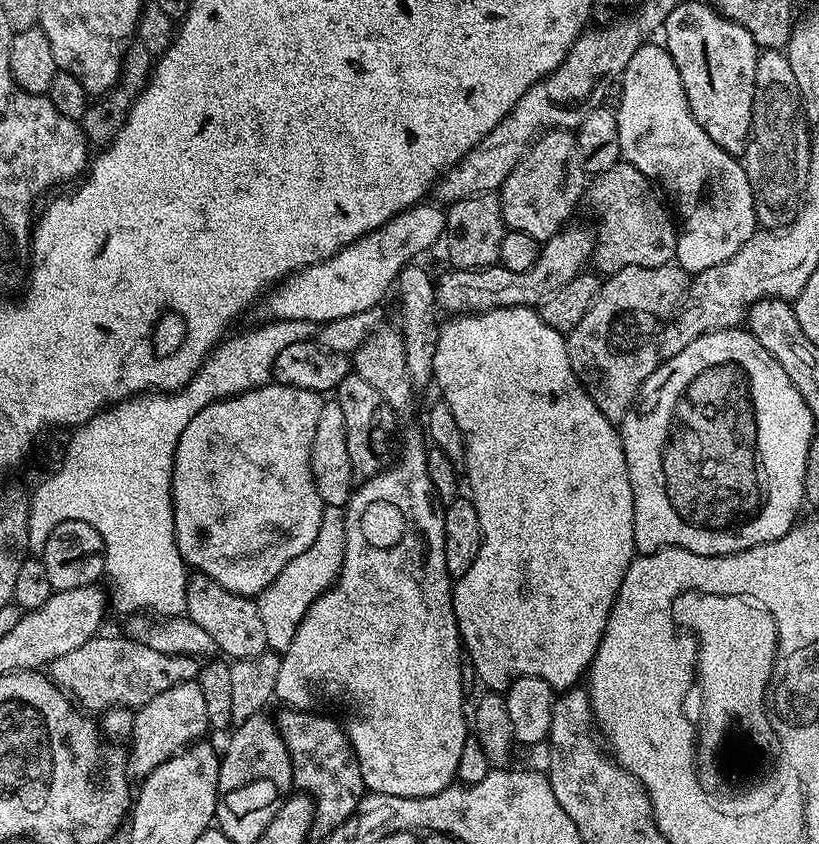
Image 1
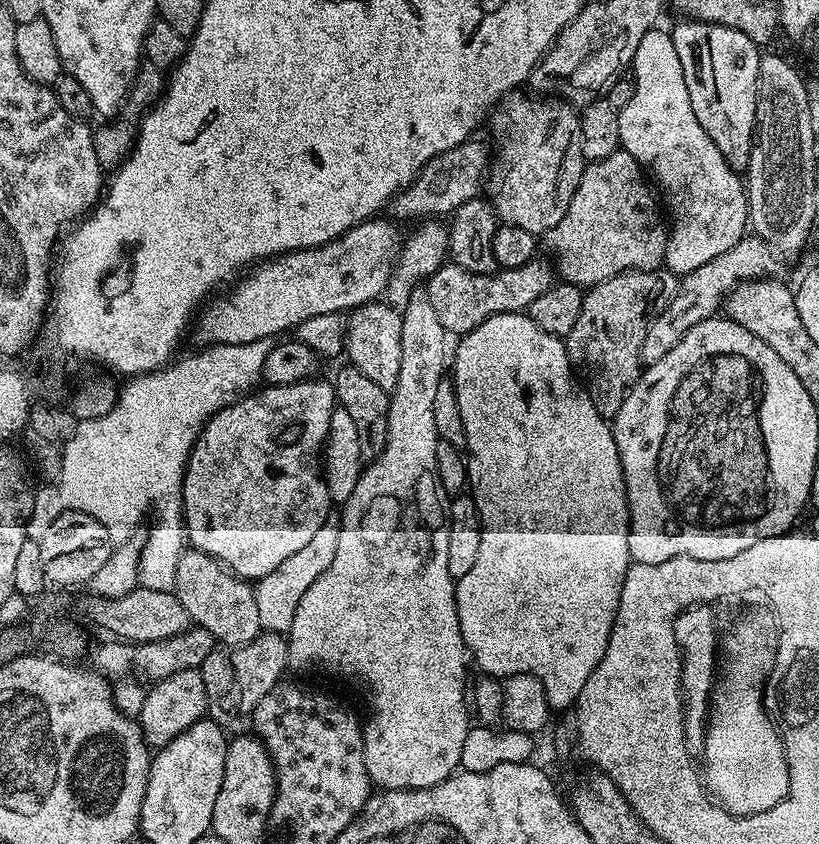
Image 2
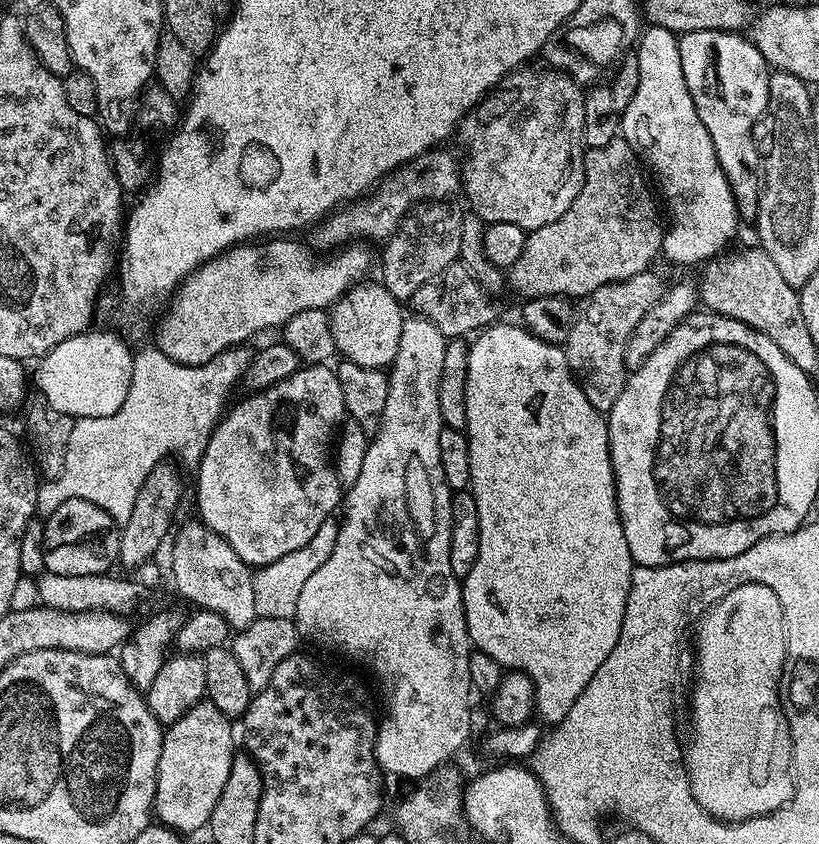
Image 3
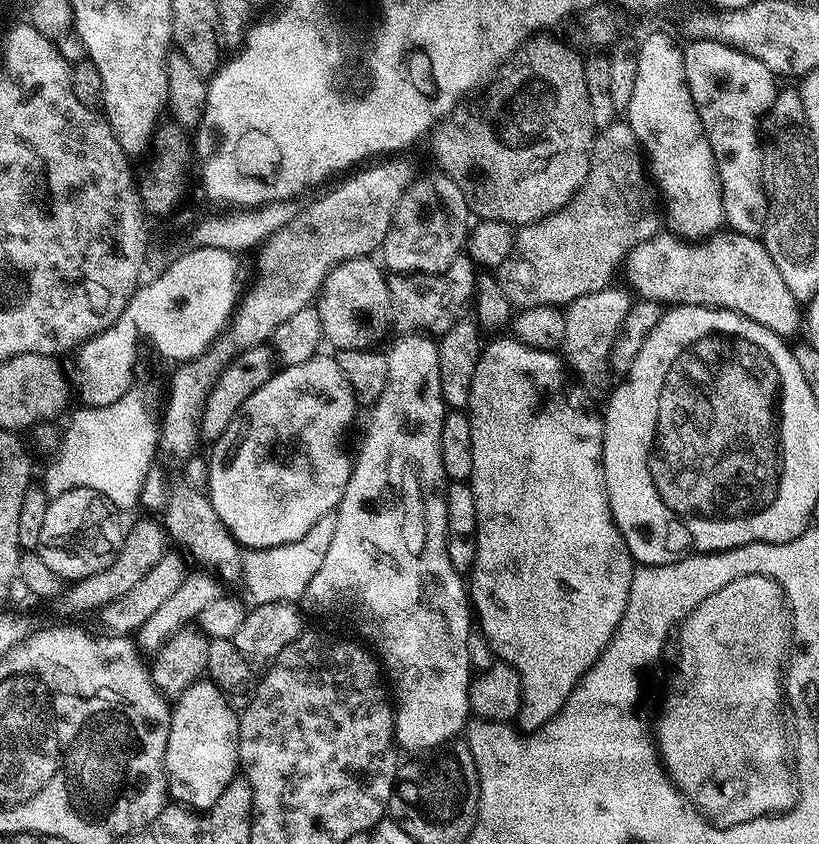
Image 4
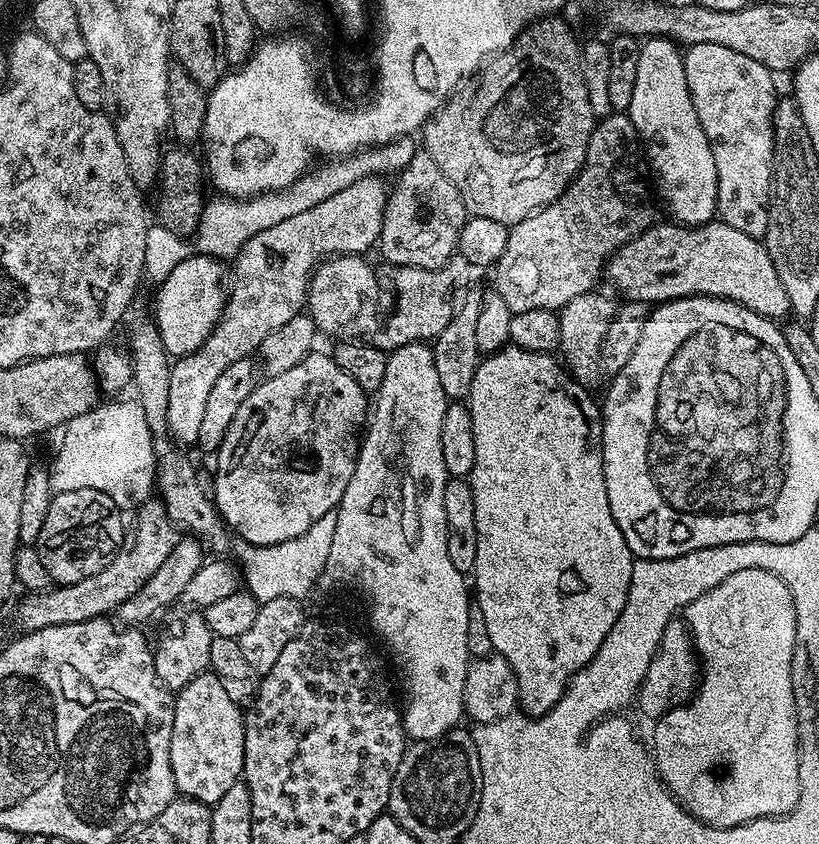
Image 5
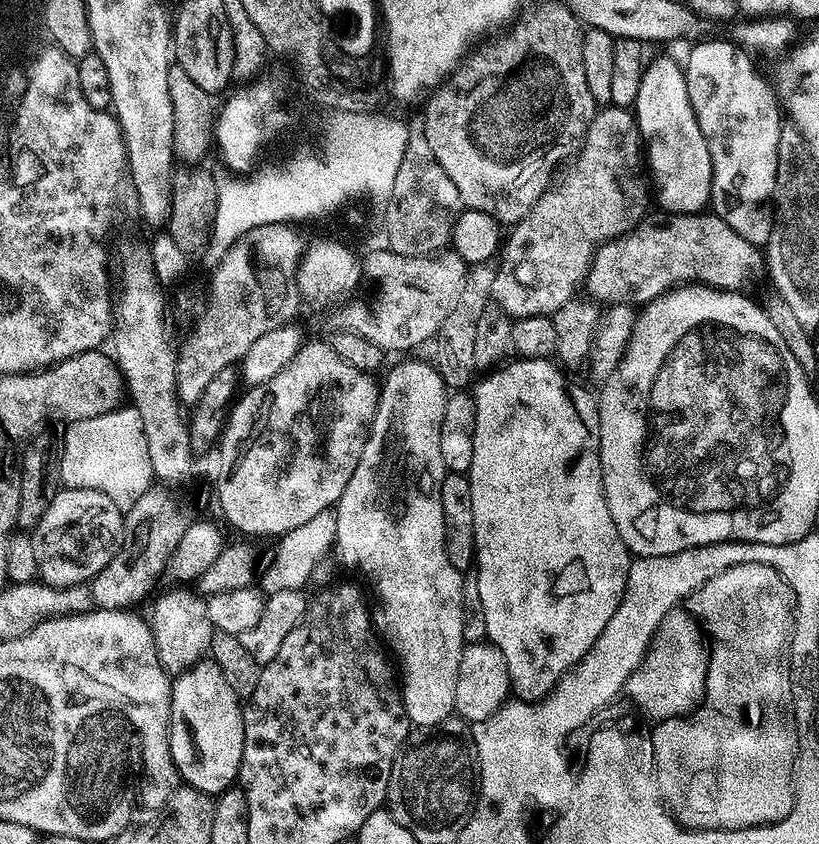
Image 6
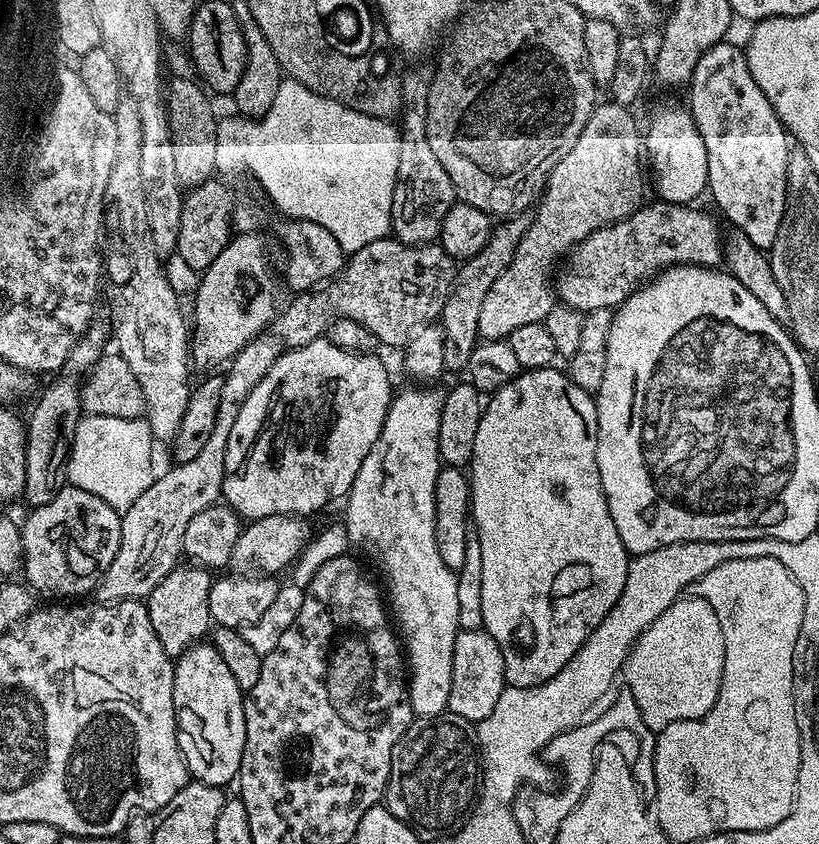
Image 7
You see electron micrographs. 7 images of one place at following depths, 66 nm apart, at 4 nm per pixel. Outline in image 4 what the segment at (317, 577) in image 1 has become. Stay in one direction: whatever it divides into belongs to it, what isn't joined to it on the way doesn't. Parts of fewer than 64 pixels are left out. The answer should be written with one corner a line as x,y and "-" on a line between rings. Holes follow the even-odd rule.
329,514
318,518
302,538
294,542
279,544
273,548
250,548
242,555
242,585
253,596
256,604
286,604
301,599
310,586
310,578
322,566
326,550
334,539
335,515

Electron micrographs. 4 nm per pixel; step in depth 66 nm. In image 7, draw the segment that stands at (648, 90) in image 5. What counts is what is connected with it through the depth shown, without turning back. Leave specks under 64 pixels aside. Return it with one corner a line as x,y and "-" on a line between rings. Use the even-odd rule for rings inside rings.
664,108
652,120
652,125
646,130
646,160
652,163
652,172
656,175
656,192
661,201
666,204
687,204
696,202
700,195
705,195
708,187
708,159
706,146
692,121
691,111
684,108

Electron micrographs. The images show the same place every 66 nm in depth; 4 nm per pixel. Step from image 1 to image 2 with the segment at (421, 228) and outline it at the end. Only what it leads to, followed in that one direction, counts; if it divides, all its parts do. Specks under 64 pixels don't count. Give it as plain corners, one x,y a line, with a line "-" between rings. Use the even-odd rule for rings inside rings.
380,219
364,220
350,230
346,230
346,234
342,234
337,240
331,240
321,248
303,248
297,252
283,252
280,256
257,263
249,271
253,271
249,276
241,275
231,285
233,288
229,296
216,301
213,299
199,313
194,324
197,345
211,346
272,340
284,334
279,334
279,332
284,332
287,328
288,331
295,330
299,324
306,322
306,318
314,314
344,314
353,308
373,303
379,299
385,293
389,276
404,239
403,233
400,234
395,228
397,225
391,219
388,219
389,221

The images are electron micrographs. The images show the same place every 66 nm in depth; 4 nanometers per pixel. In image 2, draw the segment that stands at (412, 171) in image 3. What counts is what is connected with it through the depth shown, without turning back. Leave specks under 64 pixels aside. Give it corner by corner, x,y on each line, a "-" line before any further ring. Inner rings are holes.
470,138
450,150
439,152
433,160
426,162
417,172
416,179
392,197
391,215
397,221
412,220
415,216
444,218
455,212
458,206
462,206
462,202
477,199
482,192
482,181
490,171
490,148
476,139

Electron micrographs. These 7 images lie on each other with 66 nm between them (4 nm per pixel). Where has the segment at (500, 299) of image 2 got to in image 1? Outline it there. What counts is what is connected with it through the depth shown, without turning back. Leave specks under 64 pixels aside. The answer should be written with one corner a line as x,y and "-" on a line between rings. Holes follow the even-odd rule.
565,227
554,233
550,239
543,241
538,262
534,262
534,266
530,266
530,270
506,270
499,262
490,268
448,270
441,280
435,281
437,305
443,311
445,308
446,311
452,312
448,314
489,312
495,308
536,308
542,302
542,298
546,298
546,294
558,290
558,286
566,286
566,282
570,282
575,276
580,275
582,269
589,263
594,247
593,233
589,229
587,232
584,228
572,227

